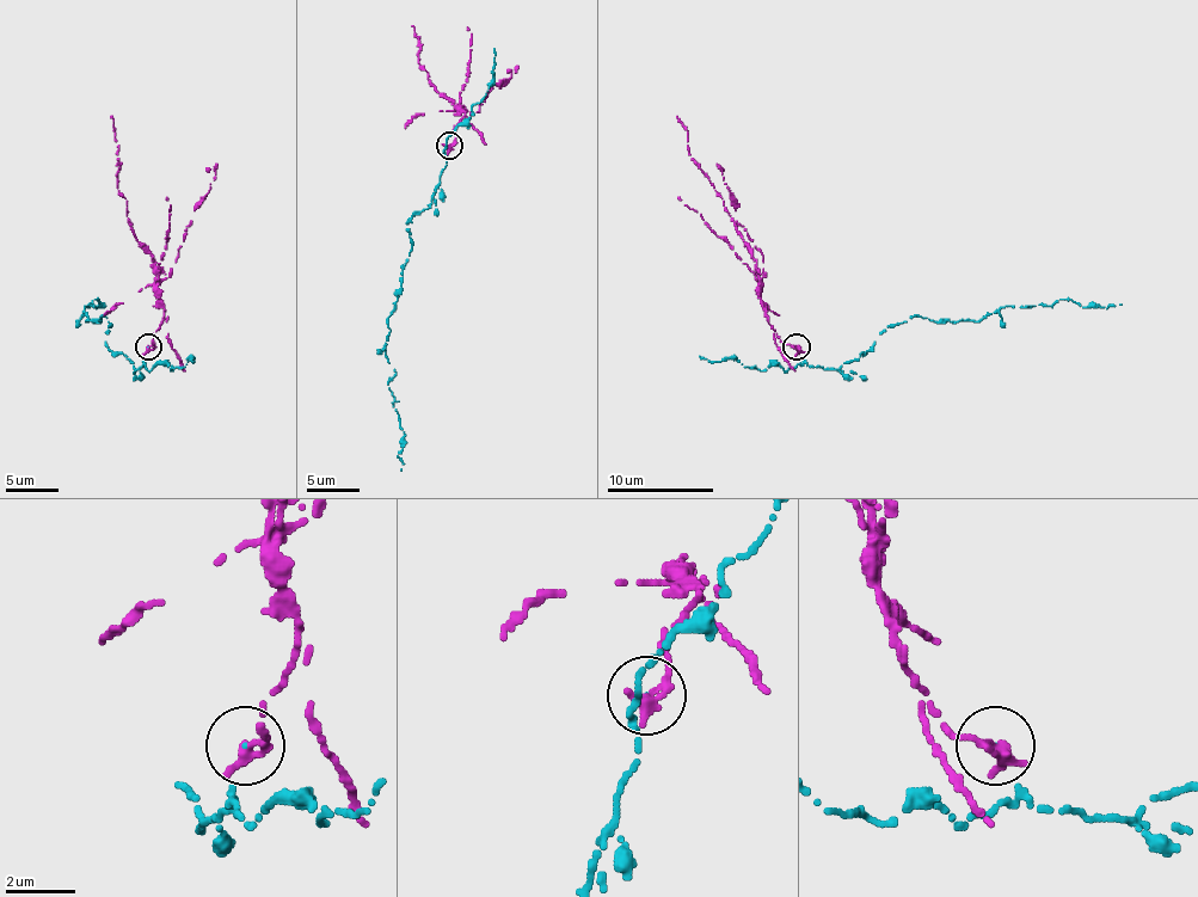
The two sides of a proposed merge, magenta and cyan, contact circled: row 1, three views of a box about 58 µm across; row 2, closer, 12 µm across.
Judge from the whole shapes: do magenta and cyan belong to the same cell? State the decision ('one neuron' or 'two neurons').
two neurons

